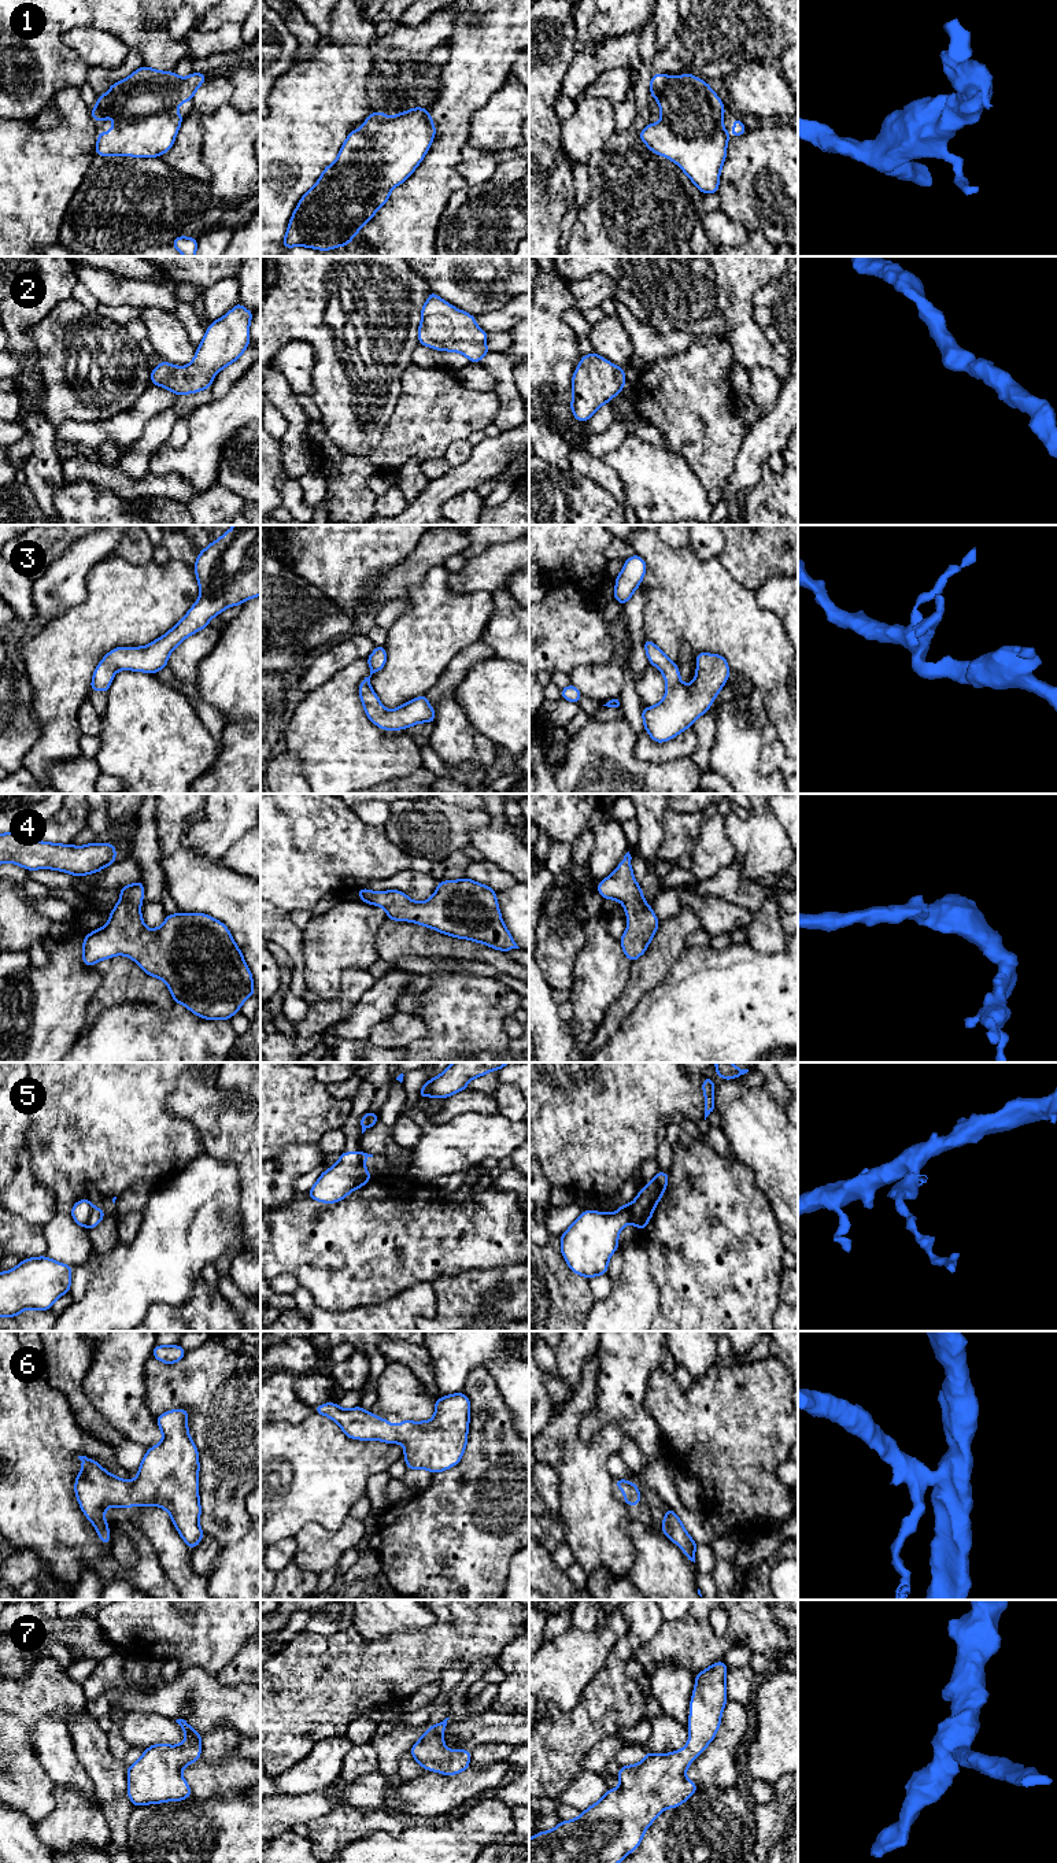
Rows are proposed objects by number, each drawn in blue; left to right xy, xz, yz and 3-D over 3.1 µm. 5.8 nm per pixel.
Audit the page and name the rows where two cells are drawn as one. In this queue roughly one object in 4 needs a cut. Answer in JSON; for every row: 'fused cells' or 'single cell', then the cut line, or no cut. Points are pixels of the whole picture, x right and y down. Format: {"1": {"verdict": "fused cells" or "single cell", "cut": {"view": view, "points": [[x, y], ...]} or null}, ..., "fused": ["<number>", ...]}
{"1": {"verdict": "single cell", "cut": null}, "2": {"verdict": "single cell", "cut": null}, "3": {"verdict": "single cell", "cut": null}, "4": {"verdict": "single cell", "cut": null}, "5": {"verdict": "fused cells", "cut": {"view": "xz", "points": [[359, 1152], [359, 1163], [369, 1178]]}}, "6": {"verdict": "single cell", "cut": null}, "7": {"verdict": "single cell", "cut": null}, "fused": ["5"]}

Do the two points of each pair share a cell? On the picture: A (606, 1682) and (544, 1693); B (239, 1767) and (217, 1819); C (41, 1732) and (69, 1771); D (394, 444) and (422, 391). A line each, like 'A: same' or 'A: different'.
A: different
B: different
C: same
D: same

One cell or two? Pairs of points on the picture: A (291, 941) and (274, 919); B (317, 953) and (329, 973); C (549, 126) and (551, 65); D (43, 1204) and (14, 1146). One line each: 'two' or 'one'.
A: one
B: one
C: one
D: one

